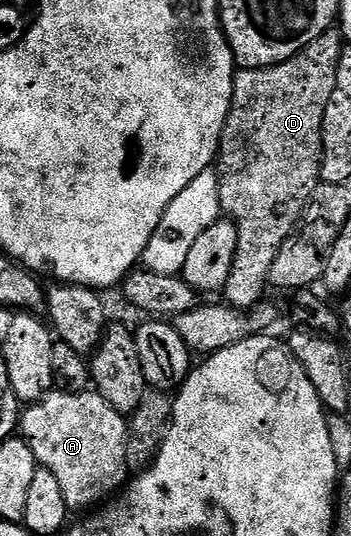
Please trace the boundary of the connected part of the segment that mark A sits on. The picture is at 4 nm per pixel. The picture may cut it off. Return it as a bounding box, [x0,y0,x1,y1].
[19,390,130,513]

